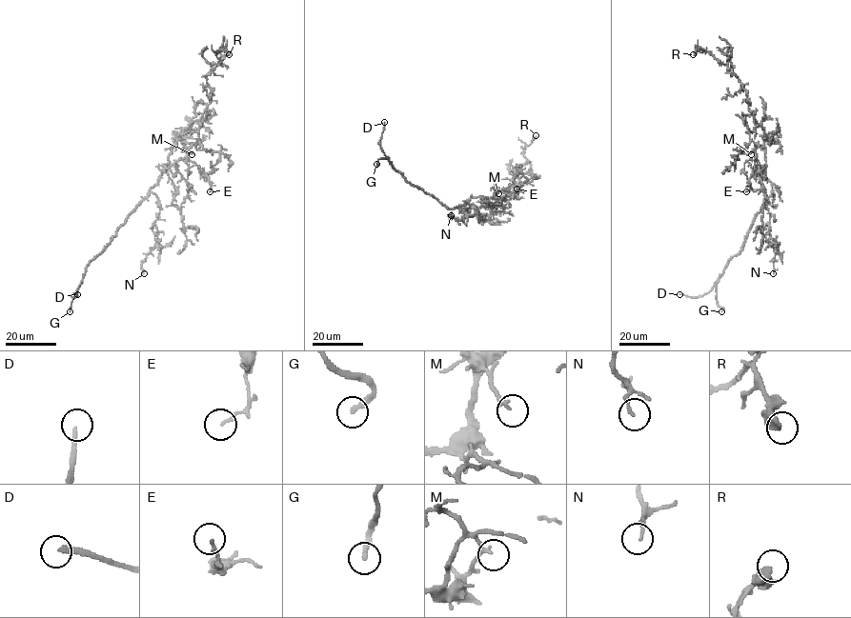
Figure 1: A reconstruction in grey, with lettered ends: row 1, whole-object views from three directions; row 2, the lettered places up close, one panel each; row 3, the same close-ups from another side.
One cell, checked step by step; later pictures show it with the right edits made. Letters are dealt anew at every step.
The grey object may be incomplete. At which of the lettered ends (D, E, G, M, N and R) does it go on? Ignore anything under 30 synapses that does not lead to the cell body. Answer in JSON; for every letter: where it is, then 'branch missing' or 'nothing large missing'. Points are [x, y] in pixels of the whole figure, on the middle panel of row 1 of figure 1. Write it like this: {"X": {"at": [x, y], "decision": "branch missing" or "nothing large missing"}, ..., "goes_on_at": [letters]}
{"D": {"at": [384, 122], "decision": "branch missing"}, "E": {"at": [516, 189], "decision": "nothing large missing"}, "G": {"at": [376, 164], "decision": "branch missing"}, "M": {"at": [498, 193], "decision": "branch missing"}, "N": {"at": [451, 215], "decision": "nothing large missing"}, "R": {"at": [536, 135], "decision": "nothing large missing"}, "goes_on_at": ["D", "G", "M"]}

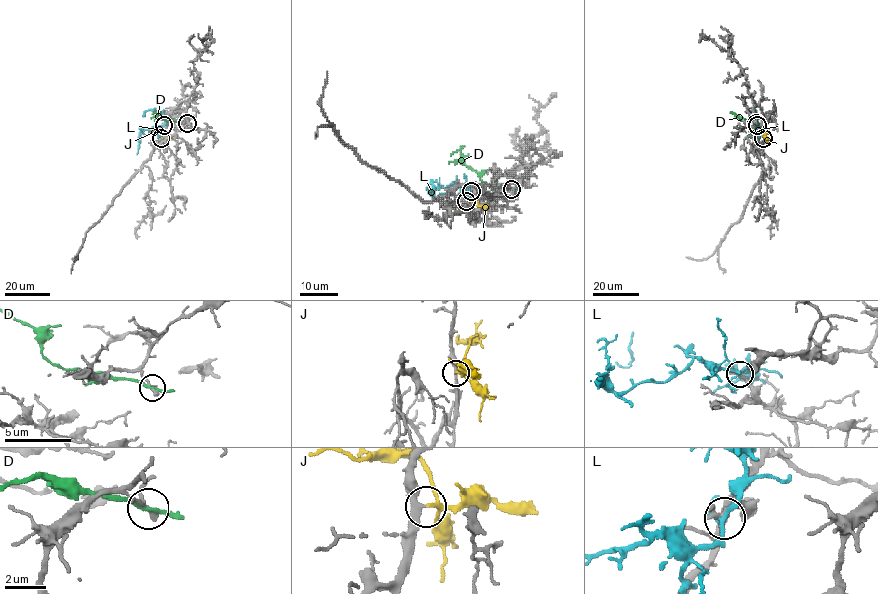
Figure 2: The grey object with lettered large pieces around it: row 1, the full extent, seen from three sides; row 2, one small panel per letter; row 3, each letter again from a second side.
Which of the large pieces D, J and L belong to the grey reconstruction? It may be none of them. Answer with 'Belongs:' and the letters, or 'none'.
Belongs: J

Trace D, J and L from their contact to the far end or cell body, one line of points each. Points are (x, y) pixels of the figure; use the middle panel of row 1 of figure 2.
D: (511, 189), (483, 182), (477, 172), (464, 164), (460, 149), (450, 155)
J: (467, 200), (464, 204), (444, 200)
L: (470, 191), (458, 187), (448, 194), (435, 197), (427, 188)

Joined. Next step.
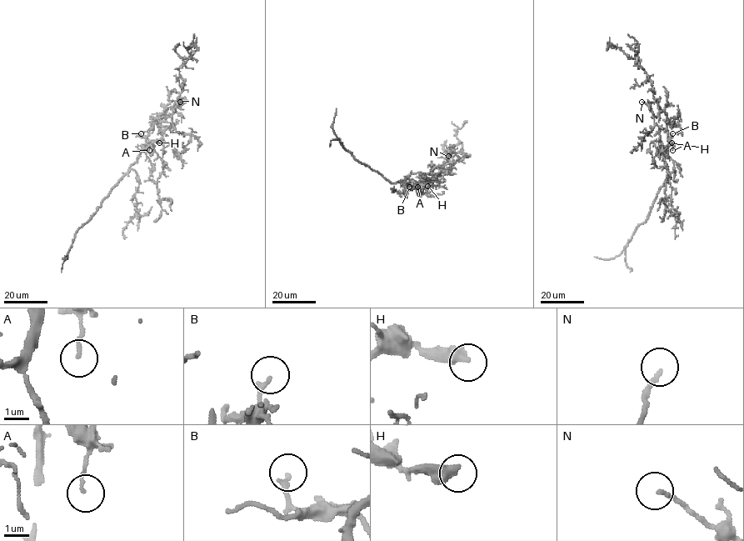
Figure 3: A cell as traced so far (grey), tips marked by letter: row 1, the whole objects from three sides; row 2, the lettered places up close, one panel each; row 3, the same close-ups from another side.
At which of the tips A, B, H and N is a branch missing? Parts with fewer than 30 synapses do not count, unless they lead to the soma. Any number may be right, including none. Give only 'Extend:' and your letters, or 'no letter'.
Extend: N

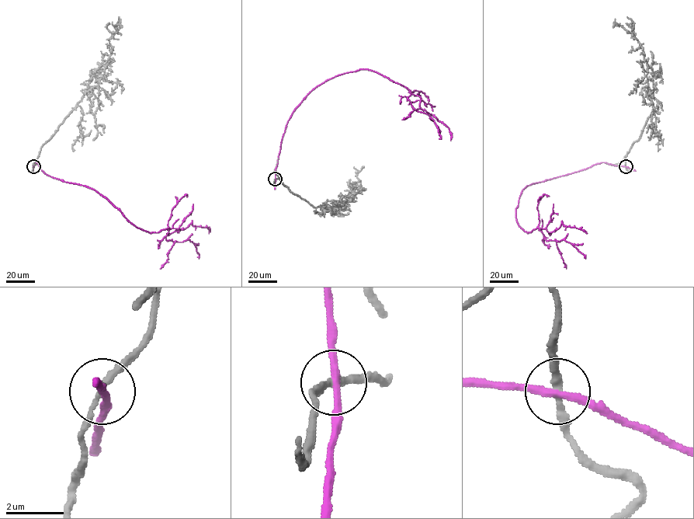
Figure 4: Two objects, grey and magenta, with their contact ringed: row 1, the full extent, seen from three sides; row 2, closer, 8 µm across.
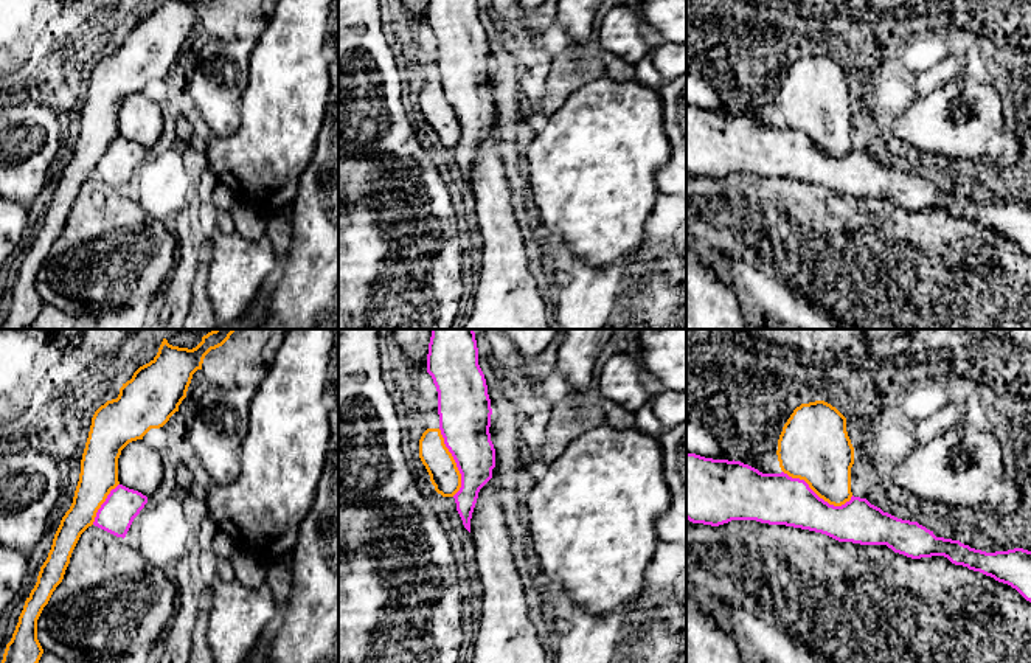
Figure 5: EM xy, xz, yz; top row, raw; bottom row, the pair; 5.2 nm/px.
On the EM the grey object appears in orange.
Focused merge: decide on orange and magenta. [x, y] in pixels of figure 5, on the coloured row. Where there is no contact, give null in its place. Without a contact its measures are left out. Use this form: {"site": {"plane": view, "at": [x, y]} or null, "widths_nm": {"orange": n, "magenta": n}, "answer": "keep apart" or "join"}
{"site": {"plane": "yz", "at": [819, 496]}, "widths_nm": {"orange": 360, "magenta": 280}, "answer": "keep apart"}

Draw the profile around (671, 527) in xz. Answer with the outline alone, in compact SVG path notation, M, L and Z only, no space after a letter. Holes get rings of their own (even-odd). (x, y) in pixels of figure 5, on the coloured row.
M686 421L663 430L658 443L671 506L657 519L655 536L660 542L686 545Z

